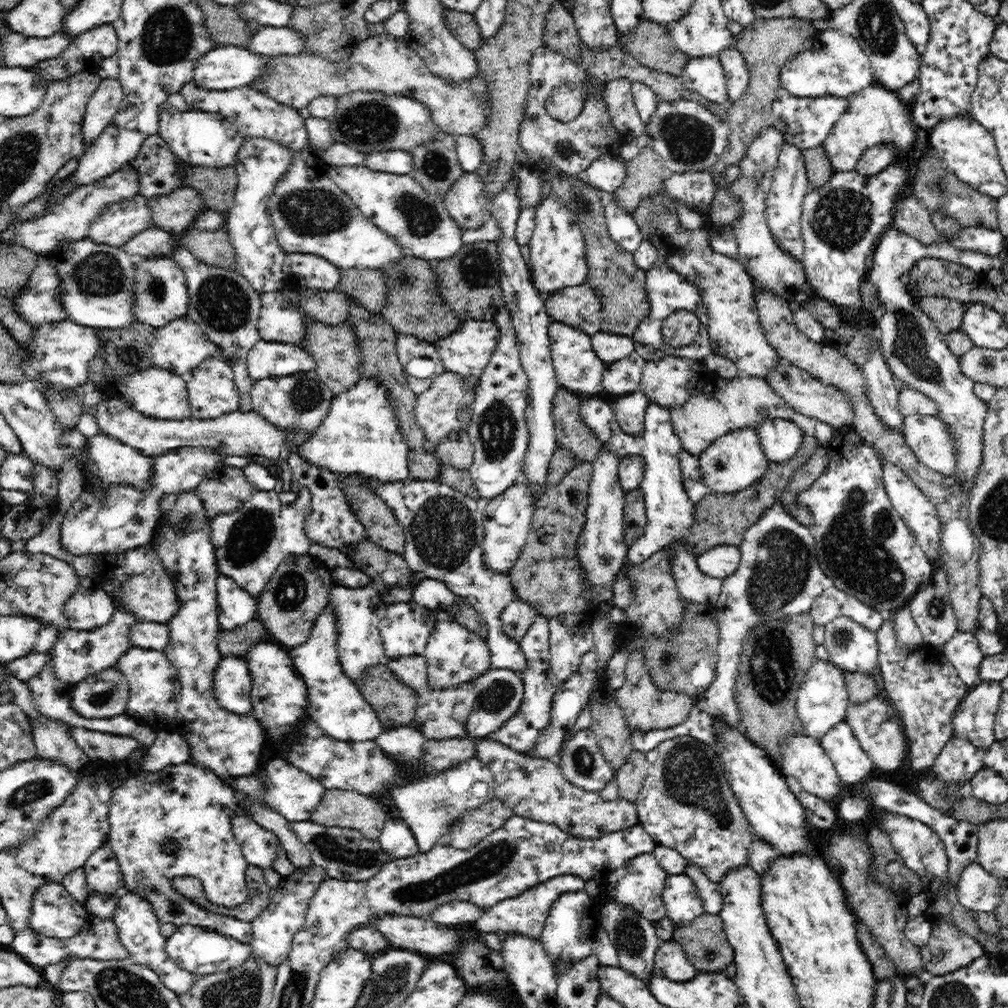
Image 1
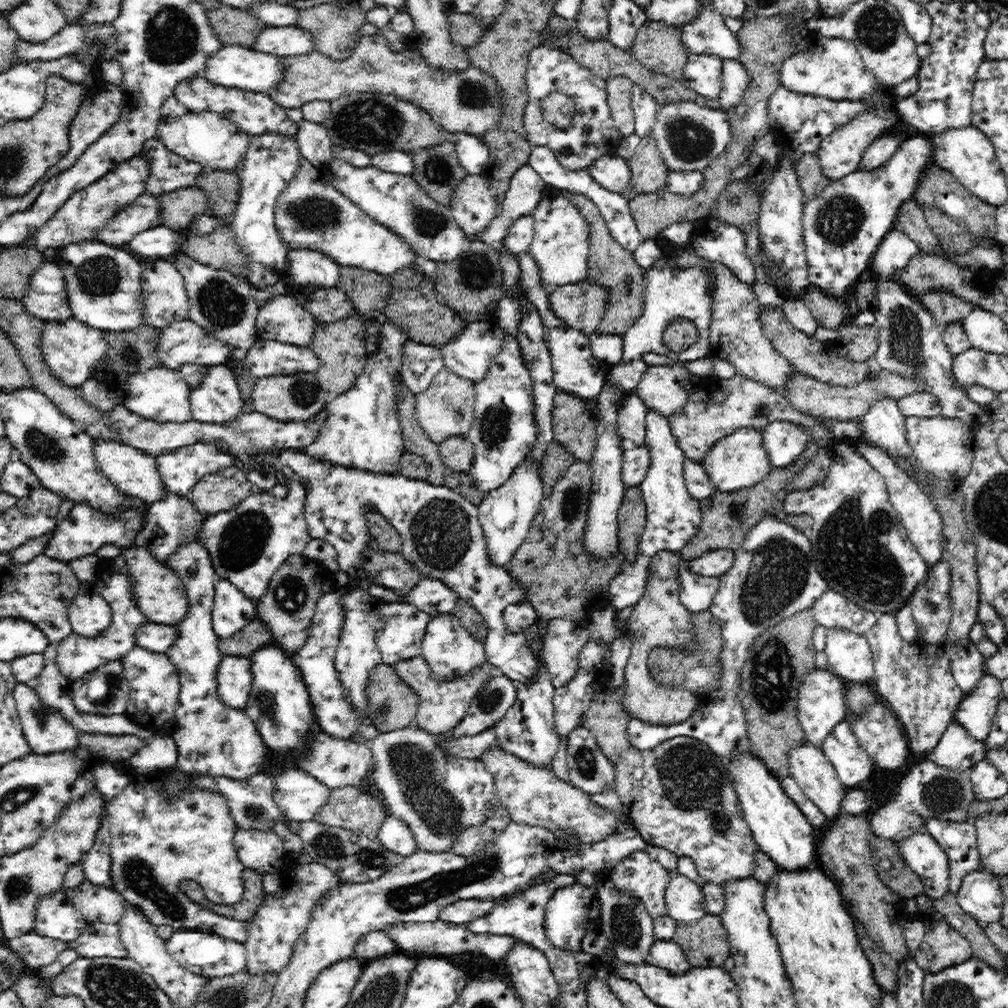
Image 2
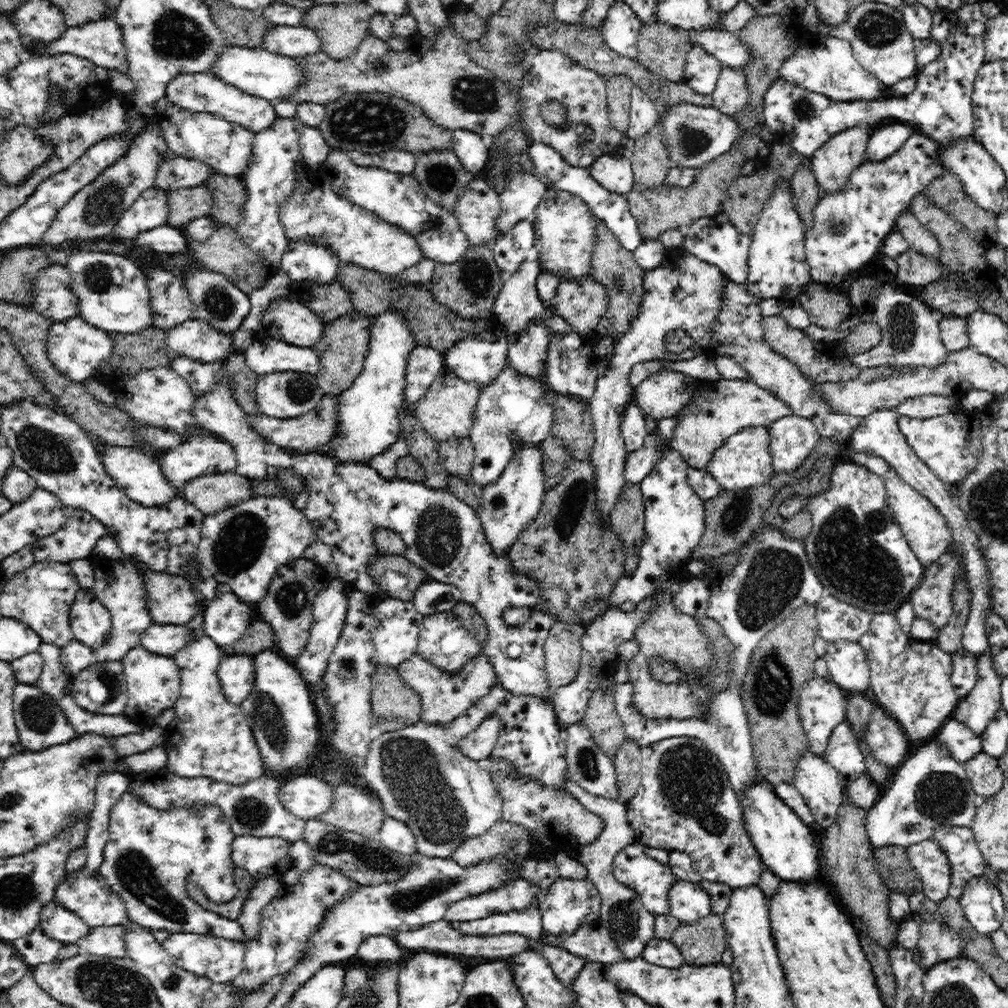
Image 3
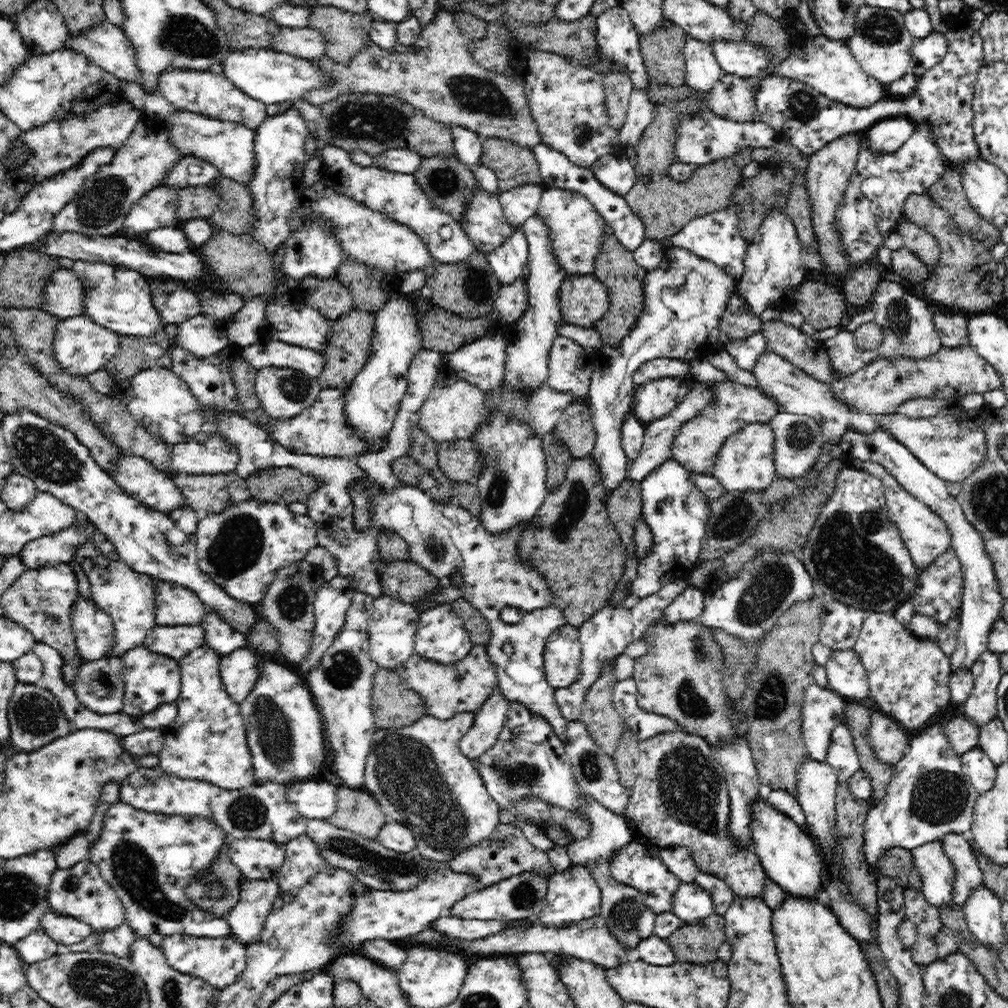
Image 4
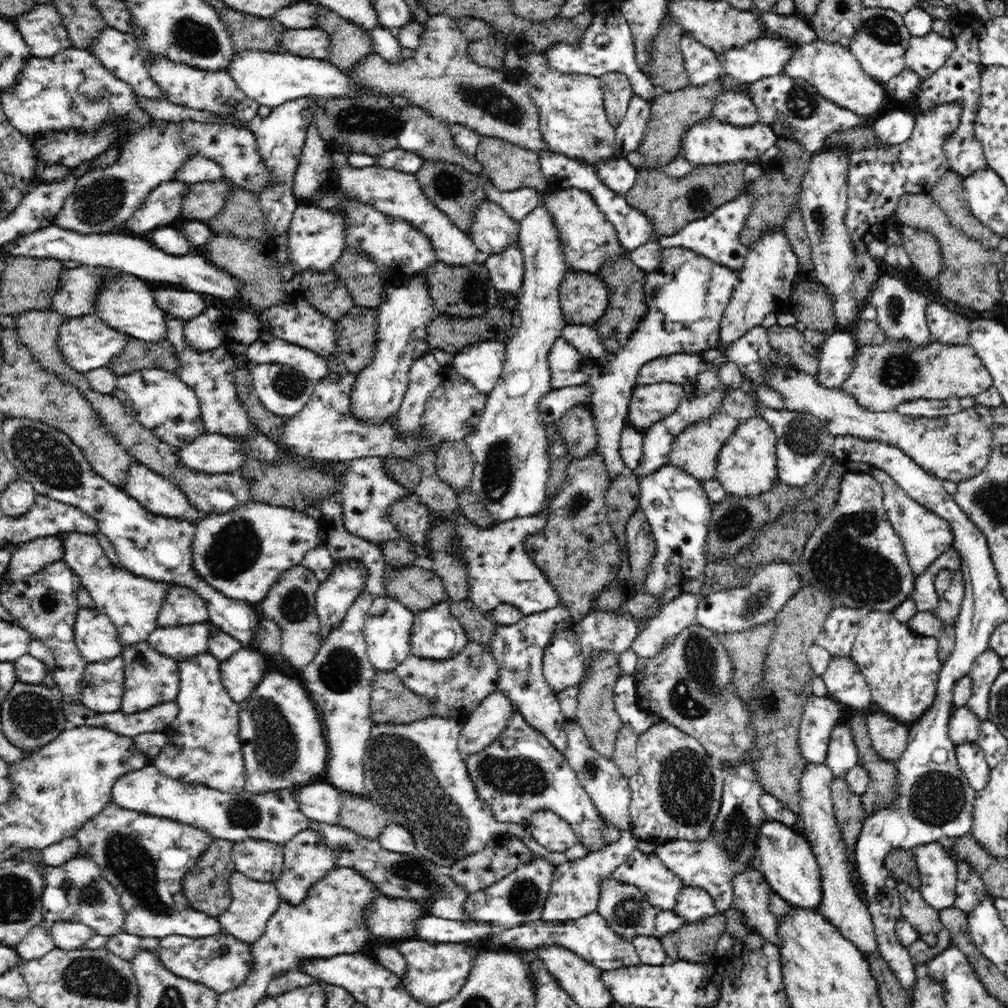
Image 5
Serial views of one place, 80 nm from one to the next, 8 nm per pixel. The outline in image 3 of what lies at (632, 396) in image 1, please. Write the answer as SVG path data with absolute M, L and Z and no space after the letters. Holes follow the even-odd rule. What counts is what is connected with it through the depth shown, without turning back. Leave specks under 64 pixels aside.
M636 402L628 404L626 411L622 414L621 436L627 452L634 452L645 444L646 436L649 434L645 416Z

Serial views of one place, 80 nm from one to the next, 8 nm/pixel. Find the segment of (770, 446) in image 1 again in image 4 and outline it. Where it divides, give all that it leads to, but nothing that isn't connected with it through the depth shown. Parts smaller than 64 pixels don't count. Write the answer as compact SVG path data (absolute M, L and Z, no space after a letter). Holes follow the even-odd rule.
M780 411L773 417L769 426L775 437L774 464L777 476L793 478L797 481L812 468L825 443L829 441L821 432L819 424L809 416Z

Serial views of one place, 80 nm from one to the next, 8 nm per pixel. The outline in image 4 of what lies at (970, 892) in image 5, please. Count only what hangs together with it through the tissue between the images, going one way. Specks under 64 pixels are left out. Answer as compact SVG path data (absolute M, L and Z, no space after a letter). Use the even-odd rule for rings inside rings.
M948 832L948 835L943 837L942 844L955 871L952 897L954 903L962 908L968 901L970 892L977 890L983 884L983 873L974 855L973 840L968 841L964 835Z

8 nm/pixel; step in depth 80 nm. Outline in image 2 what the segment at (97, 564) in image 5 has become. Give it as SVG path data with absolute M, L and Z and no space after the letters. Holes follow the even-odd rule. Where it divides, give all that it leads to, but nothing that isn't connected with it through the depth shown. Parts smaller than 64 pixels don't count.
M110 568L108 580L102 580L100 586L97 585L96 587L102 598L110 605L112 613L110 626L104 632L97 634L96 639L78 636L73 632L62 643L57 644L56 663L58 663L58 669L62 675L74 681L99 666L122 660L123 656L126 656L132 648L137 646L136 630L149 623L146 616L142 614L142 609L134 601L134 593L132 593L134 583L132 583L130 575Z

